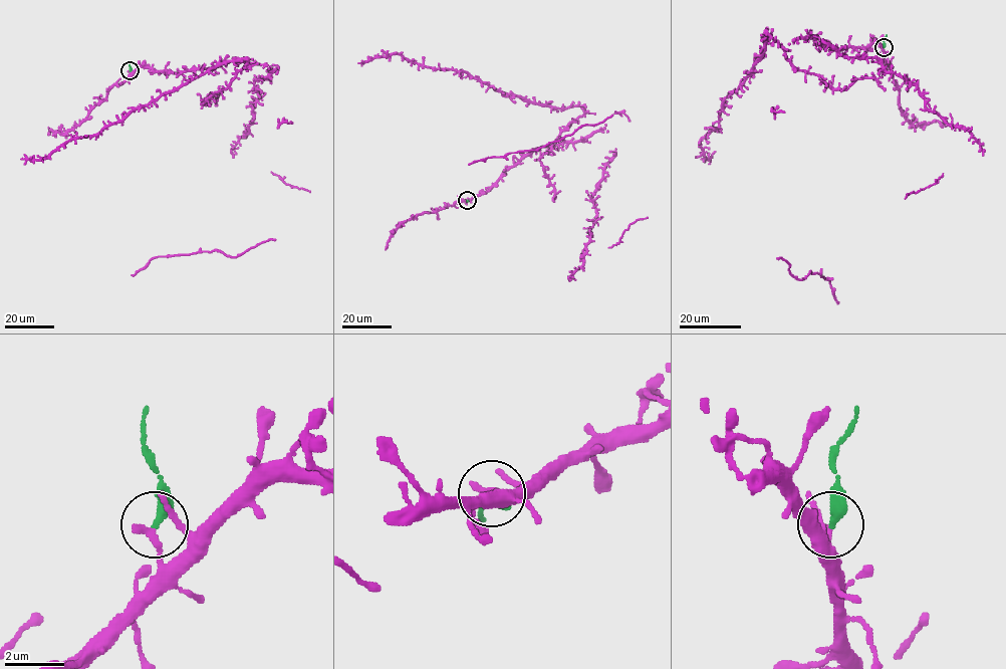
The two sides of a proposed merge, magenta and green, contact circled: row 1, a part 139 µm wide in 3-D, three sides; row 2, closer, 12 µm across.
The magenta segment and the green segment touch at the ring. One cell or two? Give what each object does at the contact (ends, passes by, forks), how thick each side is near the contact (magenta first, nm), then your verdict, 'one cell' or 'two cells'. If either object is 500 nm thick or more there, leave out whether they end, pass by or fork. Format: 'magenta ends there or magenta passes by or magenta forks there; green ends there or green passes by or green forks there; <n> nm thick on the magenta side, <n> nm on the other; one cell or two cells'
magenta ends there; green ends there; 240 nm thick on the magenta side, 360 nm on the other; two cells

